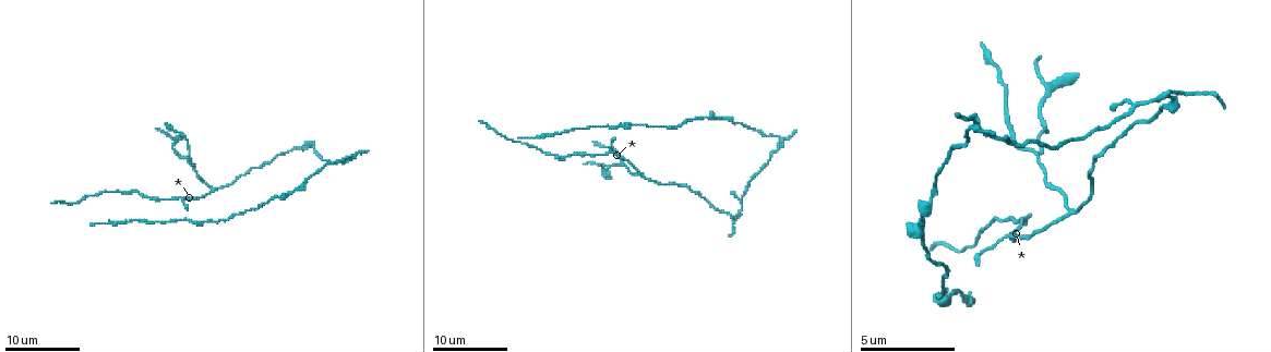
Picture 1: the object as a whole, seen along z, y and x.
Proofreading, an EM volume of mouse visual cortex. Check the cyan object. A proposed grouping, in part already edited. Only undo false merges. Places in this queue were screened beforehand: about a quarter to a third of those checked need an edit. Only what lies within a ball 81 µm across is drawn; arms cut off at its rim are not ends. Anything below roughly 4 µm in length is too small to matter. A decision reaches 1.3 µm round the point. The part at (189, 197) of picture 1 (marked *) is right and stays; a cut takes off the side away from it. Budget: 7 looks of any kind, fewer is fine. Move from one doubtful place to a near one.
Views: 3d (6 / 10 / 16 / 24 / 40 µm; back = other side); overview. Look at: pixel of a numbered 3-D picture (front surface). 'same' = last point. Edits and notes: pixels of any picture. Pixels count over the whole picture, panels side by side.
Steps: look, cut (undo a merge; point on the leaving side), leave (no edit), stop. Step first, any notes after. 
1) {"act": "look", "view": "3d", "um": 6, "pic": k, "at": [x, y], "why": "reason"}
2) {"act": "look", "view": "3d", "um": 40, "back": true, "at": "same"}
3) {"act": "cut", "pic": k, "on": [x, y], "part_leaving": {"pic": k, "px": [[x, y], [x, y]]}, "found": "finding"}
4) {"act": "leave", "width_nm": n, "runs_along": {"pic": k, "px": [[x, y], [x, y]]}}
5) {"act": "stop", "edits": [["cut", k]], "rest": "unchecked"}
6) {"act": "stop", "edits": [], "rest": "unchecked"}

{"act": "look", "view": "3d", "um": 6, "pic": 1, "at": [212, 186], "why": "three-way junction"}

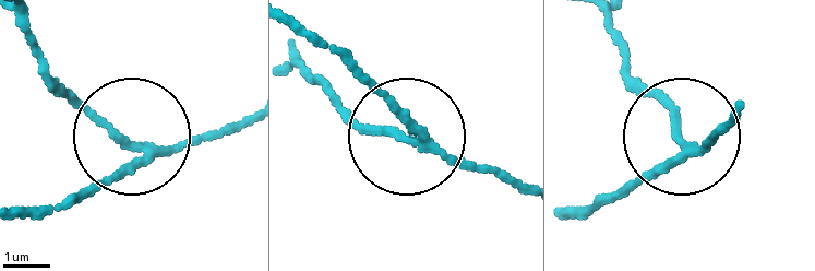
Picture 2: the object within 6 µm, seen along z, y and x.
{"act": "look", "view": "3d", "um": 6, "back": true, "pic": 2, "at": [682, 141]}

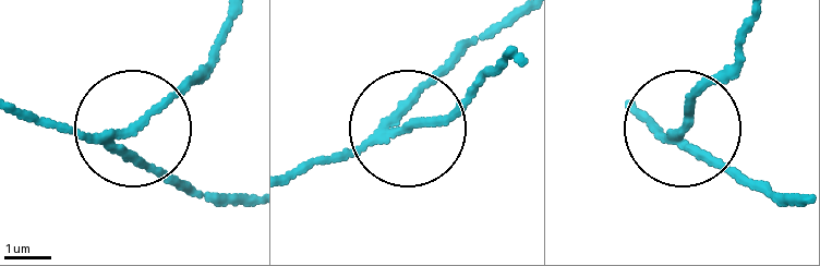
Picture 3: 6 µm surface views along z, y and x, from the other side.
{"act": "cut", "pic": 3, "on": [159, 106], "width_nm": 160, "part_leaving": {"pic": 3, "px": [[107, 133], [161, 109], [208, 62], [228, 15]]}, "found": "two neurons meet here"}

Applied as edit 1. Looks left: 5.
{"act": "look", "view": "3d", "um": 16, "pic": 1, "at": [121, 194], "why": "calibre changes"}

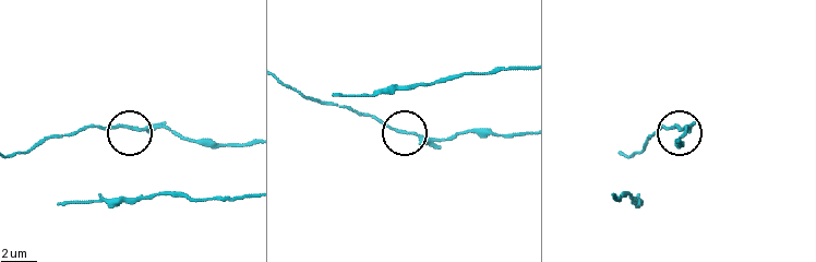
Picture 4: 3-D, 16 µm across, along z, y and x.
{"act": "leave", "runs_along": {"pic": 4, "px": [[246, 144], [184, 140], [162, 127], [135, 131], [80, 127]]}, "found": "one neuron here"}

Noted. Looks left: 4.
{"act": "look", "view": "3d", "um": 16, "pic": 1, "at": [1158, 96], "why": "sudden change in width"}

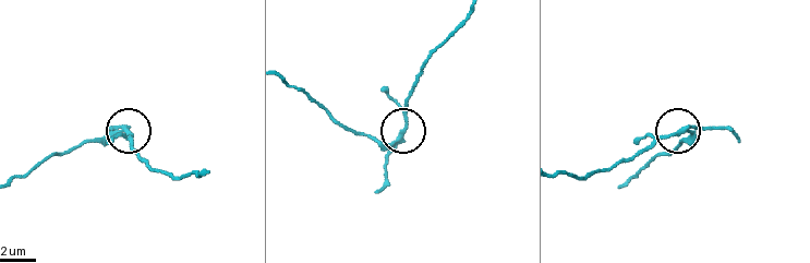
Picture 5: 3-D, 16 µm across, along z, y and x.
{"act": "look", "view": "3d", "um": 6, "pic": 5, "at": [680, 132], "why": "closer look"}

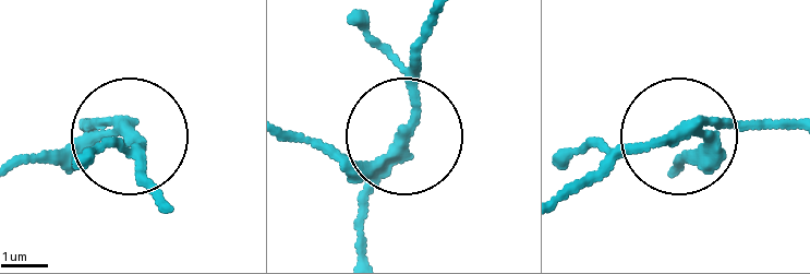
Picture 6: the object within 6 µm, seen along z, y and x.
{"act": "cut", "pic": 6, "on": [144, 144], "part_leaving": {"pic": 6, "px": [[110, 130], [141, 142], [141, 173], [157, 192]]}, "found": "a second neuron is stuck on"}

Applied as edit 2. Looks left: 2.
{"act": "stop", "edits": [["cut", 3], ["cut", 6]], "rest": "unchecked"}

